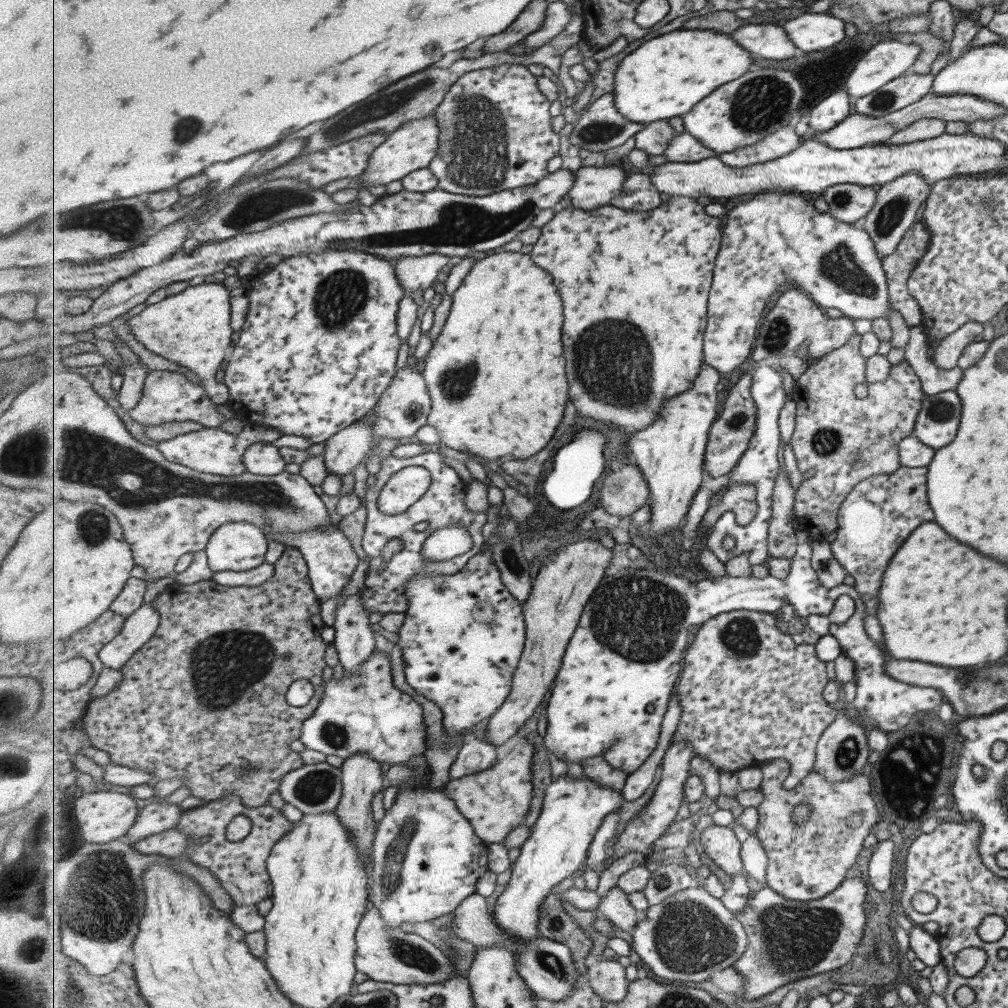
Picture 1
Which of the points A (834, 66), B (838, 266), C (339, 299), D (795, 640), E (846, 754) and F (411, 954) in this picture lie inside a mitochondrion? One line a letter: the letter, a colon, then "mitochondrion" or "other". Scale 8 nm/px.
A: other
B: mitochondrion
C: mitochondrion
D: other
E: mitochondrion
F: mitochondrion

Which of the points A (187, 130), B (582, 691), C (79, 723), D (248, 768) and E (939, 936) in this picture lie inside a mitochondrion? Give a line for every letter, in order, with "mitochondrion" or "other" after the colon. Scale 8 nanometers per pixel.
A: mitochondrion
B: other
C: other
D: other
E: other

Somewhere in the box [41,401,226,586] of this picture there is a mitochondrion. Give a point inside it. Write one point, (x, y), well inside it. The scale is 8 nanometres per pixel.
(93, 527)

